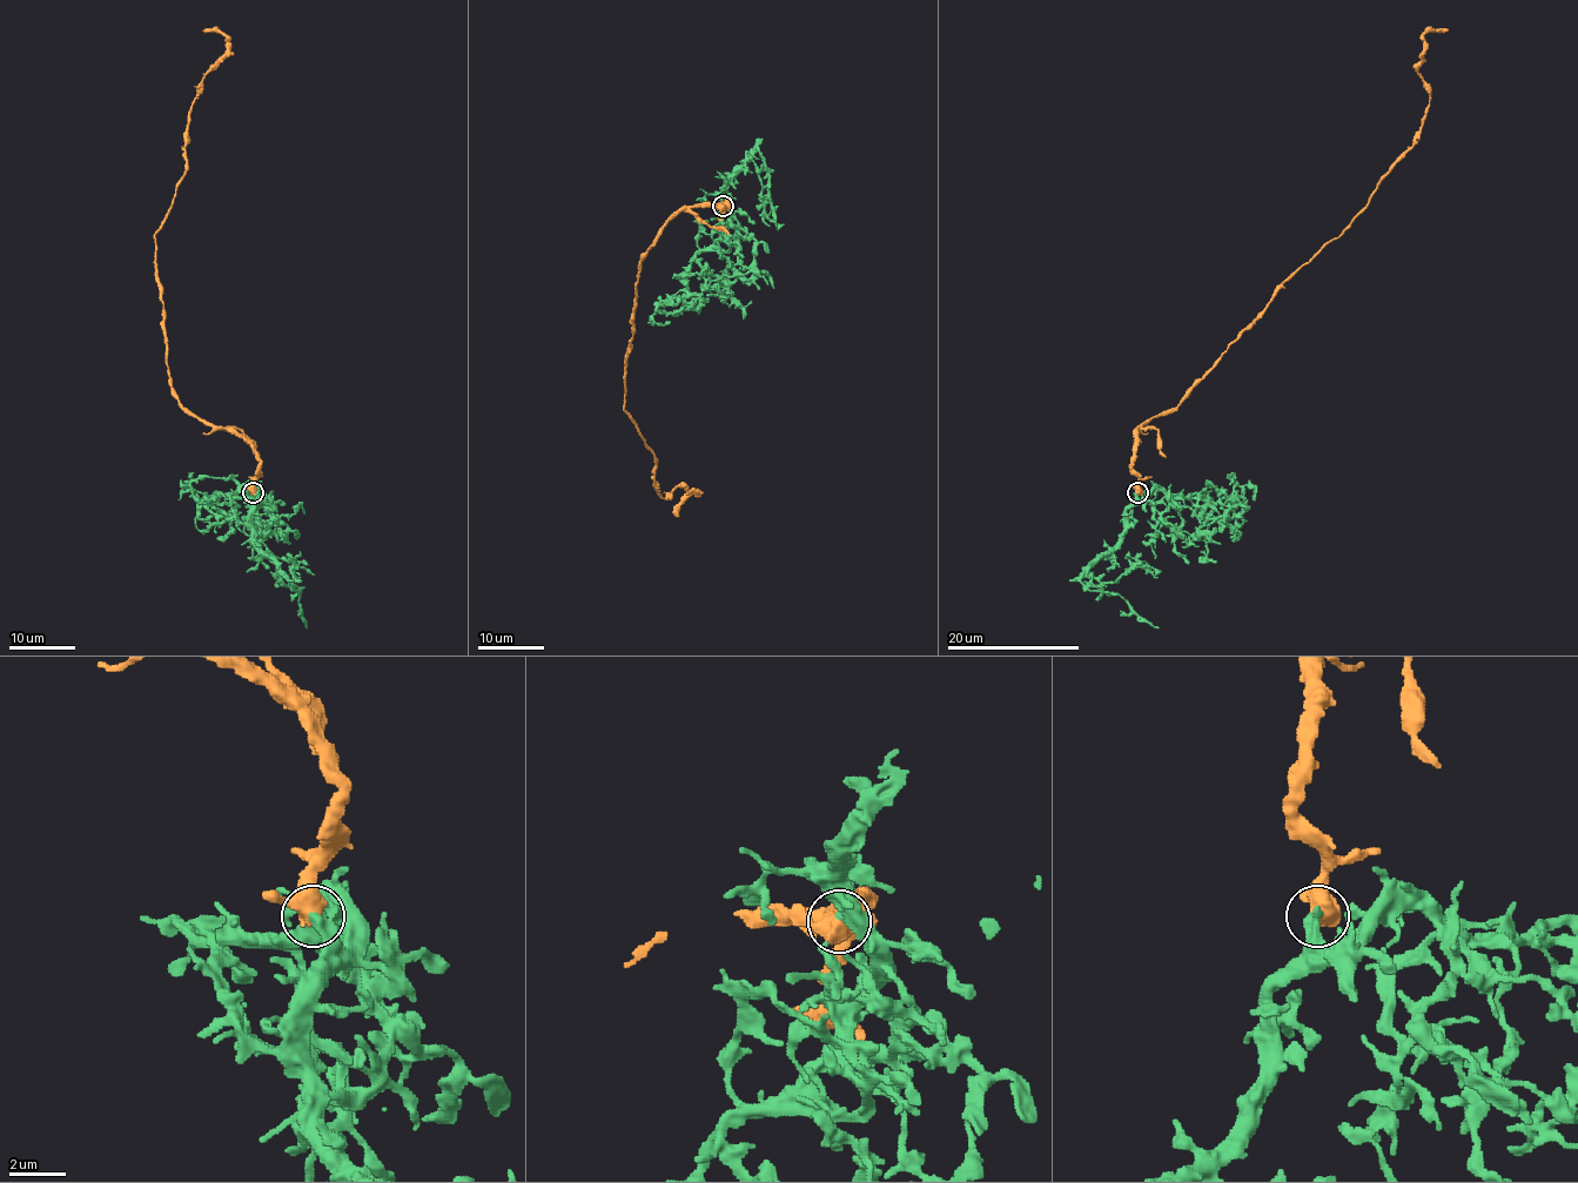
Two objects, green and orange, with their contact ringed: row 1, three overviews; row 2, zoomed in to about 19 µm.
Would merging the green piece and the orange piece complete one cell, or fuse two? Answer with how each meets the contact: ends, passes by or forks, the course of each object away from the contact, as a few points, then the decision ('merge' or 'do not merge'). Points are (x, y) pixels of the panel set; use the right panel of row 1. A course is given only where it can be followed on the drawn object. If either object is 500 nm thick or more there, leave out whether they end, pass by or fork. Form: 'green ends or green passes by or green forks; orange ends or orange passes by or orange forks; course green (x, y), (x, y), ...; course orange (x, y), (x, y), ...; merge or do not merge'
course green (1137, 492), (1145, 501), (1162, 491), (1196, 497), (1208, 484), (1228, 509), (1200, 529), (1220, 544); course orange (1137, 492), (1137, 428), (1172, 410), (1368, 202), (1419, 130), (1429, 100), (1417, 71), (1424, 38), (1448, 29); do not merge

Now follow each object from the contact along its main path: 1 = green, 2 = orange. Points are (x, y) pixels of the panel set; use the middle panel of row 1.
1: (723, 206), (730, 217), (725, 230), (697, 255), (700, 266), (718, 277), (723, 297), (729, 269), (759, 289)
2: (723, 206), (684, 206), (636, 282), (624, 409), (653, 455), (662, 498), (677, 486), (695, 492), (676, 516)

